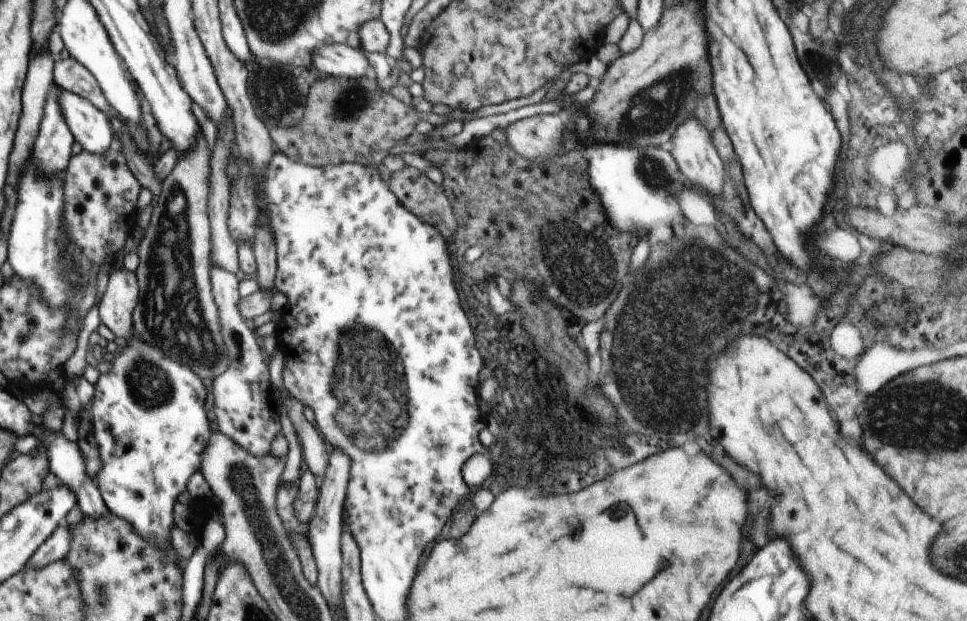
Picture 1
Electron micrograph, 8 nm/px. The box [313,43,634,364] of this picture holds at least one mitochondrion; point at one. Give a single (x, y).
(349, 101)

